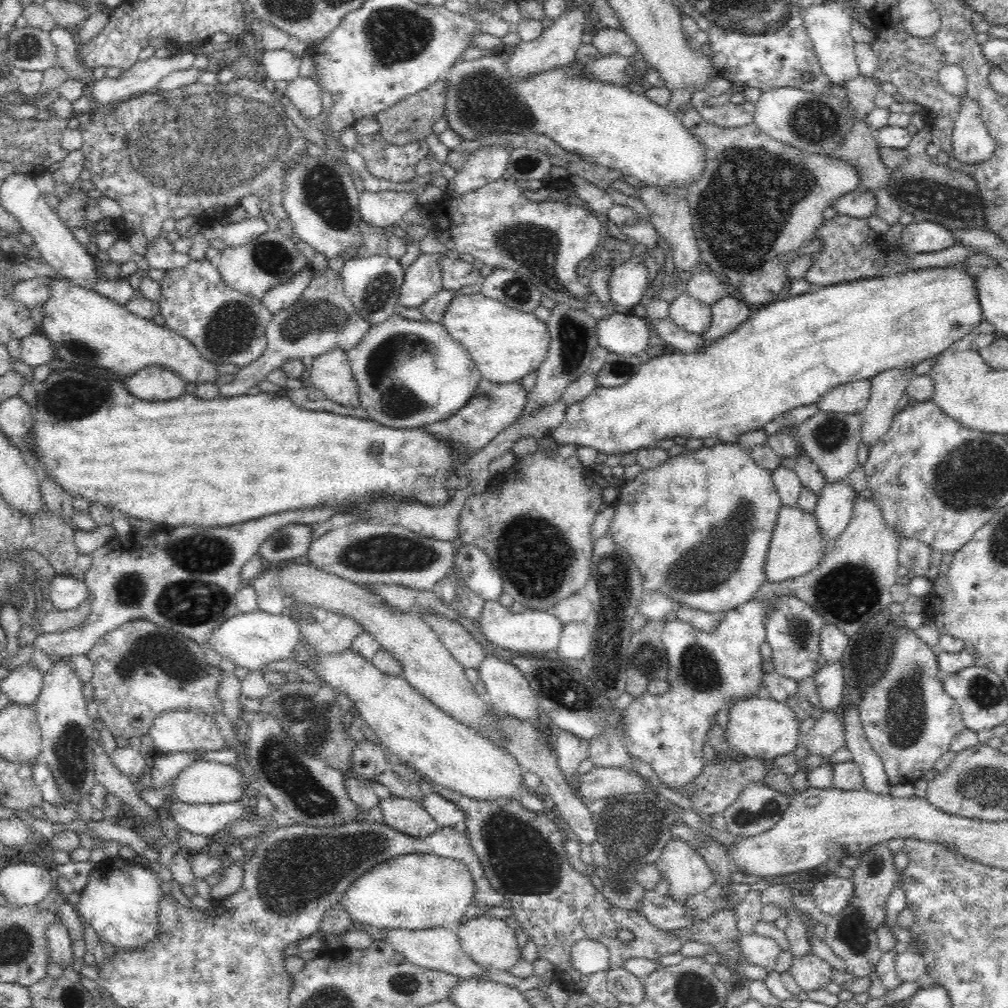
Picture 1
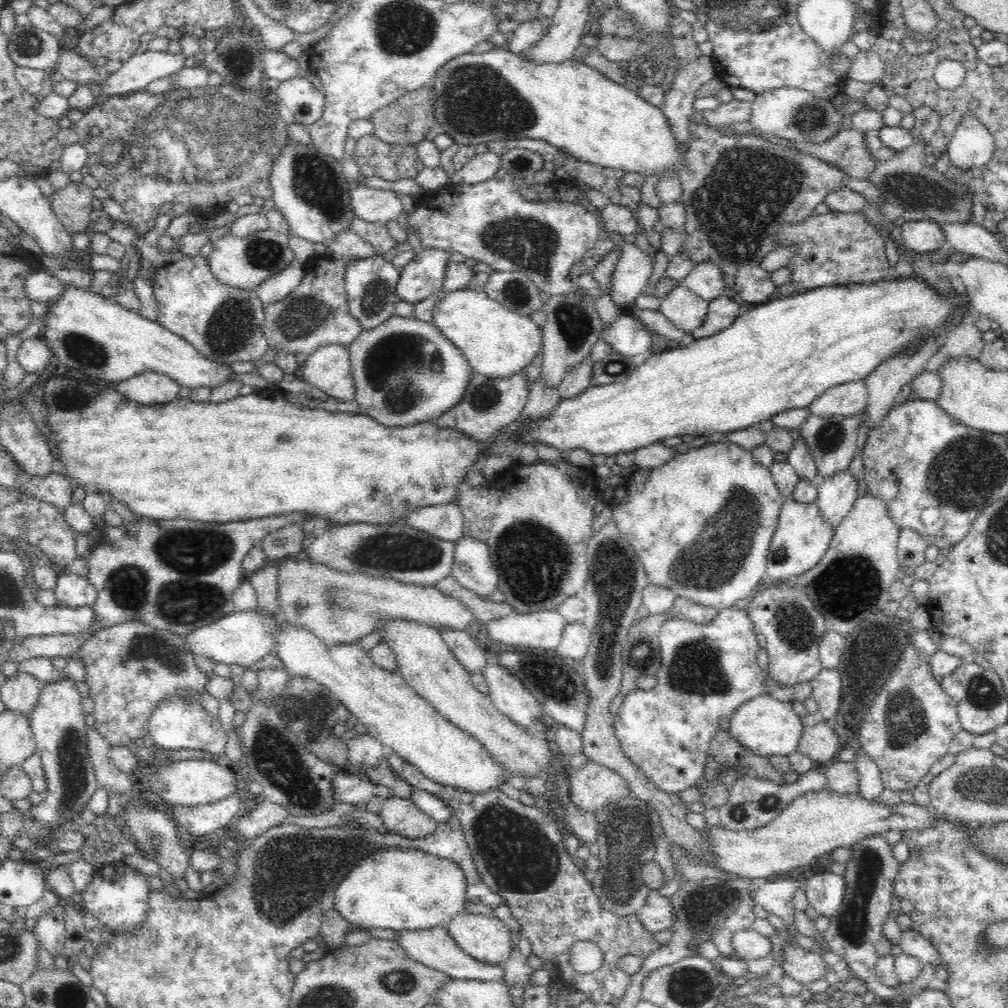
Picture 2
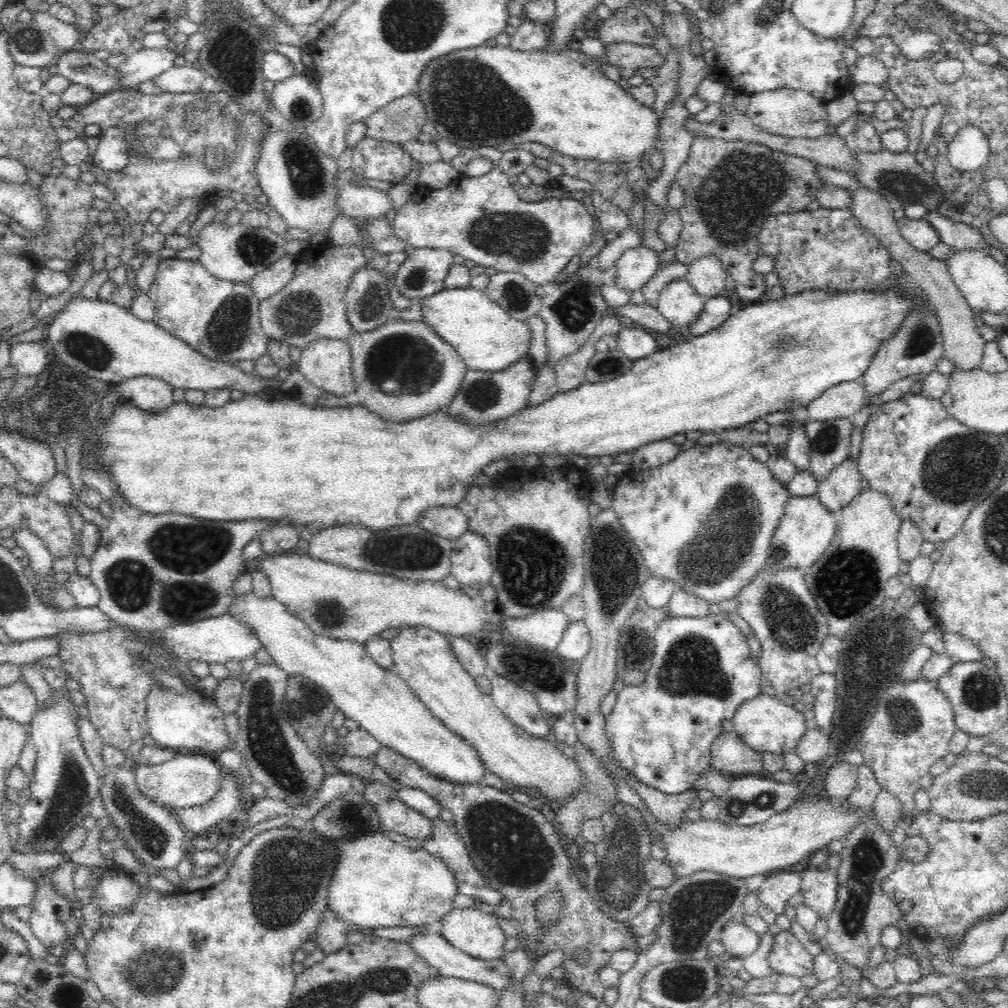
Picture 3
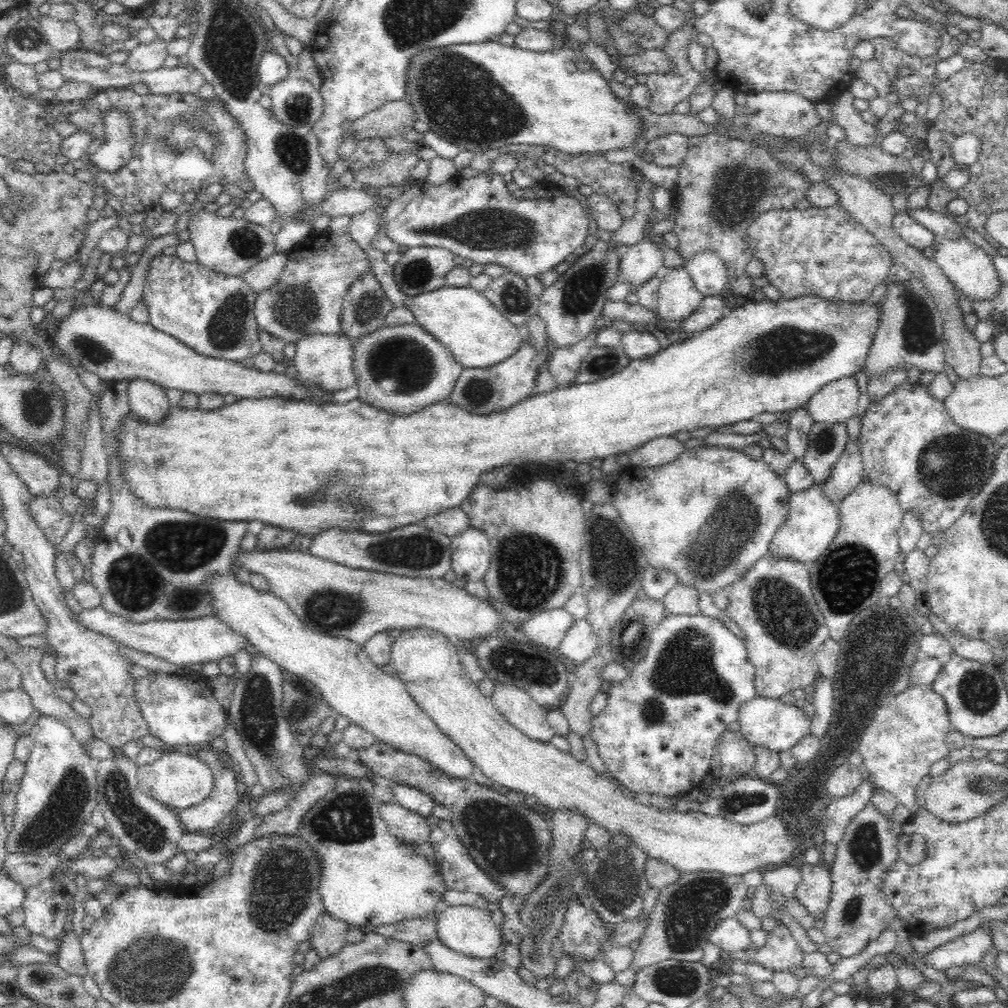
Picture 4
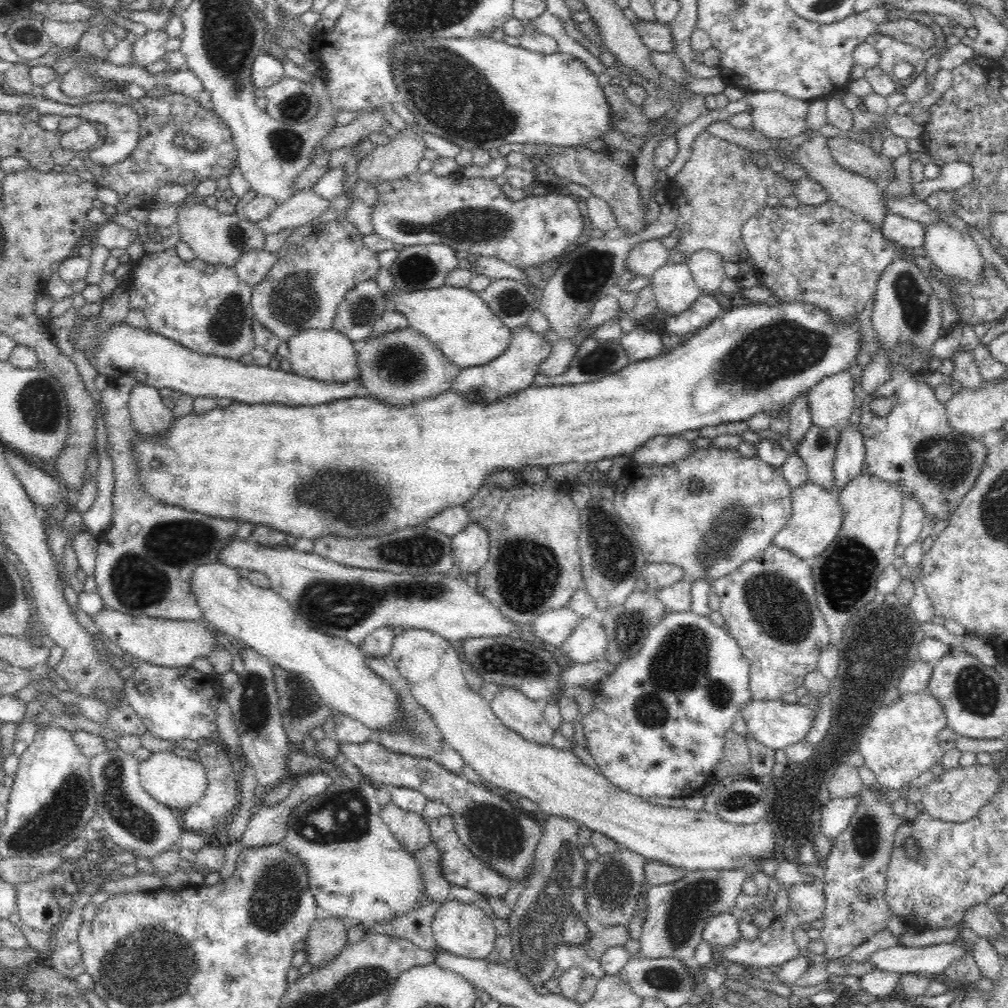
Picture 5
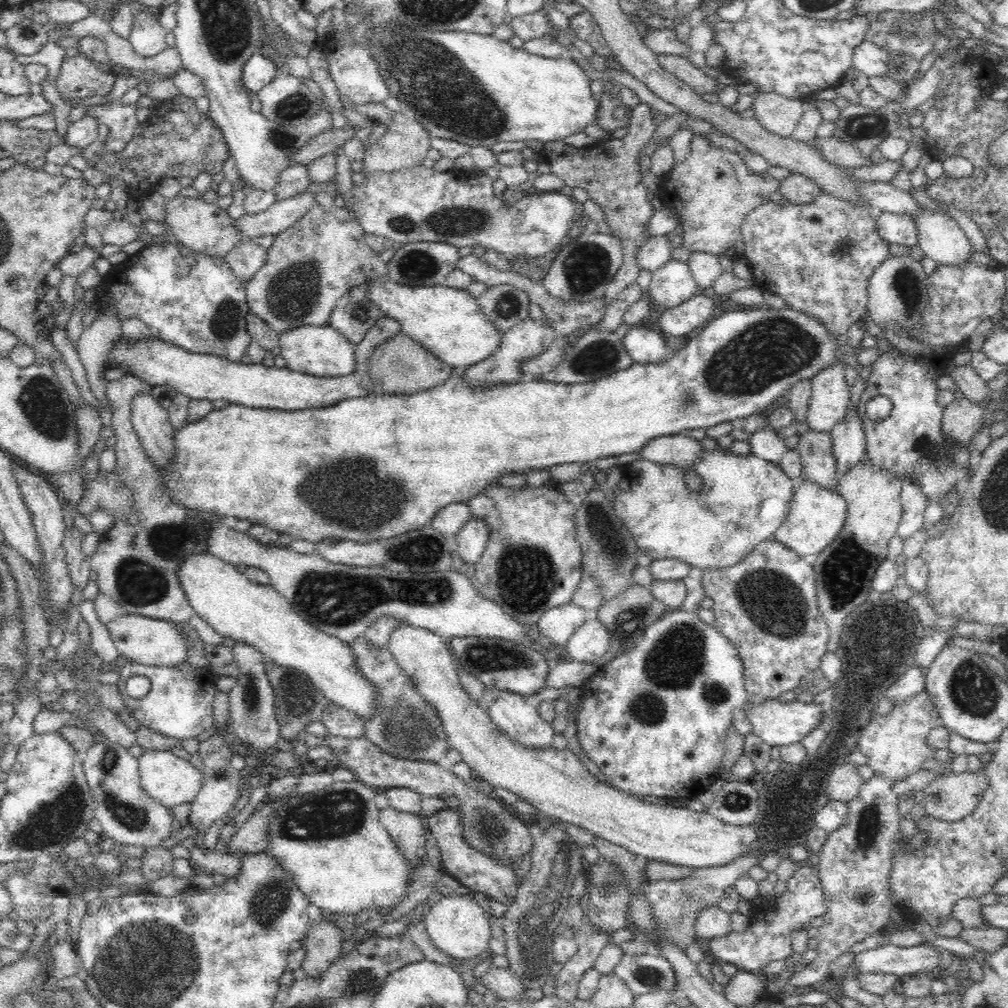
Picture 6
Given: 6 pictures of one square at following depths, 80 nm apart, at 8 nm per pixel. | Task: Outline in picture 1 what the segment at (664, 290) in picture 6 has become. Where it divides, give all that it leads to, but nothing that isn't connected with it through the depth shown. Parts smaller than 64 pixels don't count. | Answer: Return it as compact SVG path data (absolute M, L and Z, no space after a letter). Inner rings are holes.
M688 293L679 294L669 304L670 316L678 328L700 335L711 327L712 309L690 297Z

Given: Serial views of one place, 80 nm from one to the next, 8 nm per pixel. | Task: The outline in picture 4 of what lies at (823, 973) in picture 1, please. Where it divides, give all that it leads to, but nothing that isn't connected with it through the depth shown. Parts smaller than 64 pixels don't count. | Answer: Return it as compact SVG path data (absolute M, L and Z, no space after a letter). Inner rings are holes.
M777 925L768 932L767 943L757 951L750 947L746 952L738 952L735 958L751 958L774 972L790 971L794 974L802 970L804 951L798 946L797 940L784 925Z

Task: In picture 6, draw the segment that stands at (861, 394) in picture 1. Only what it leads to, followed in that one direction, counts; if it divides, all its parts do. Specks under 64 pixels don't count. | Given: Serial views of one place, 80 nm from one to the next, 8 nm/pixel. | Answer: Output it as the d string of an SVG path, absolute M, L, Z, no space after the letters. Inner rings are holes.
M834 365L811 382L811 394L807 412L807 424L818 432L831 431L845 419L852 408L850 386L844 374L846 365Z

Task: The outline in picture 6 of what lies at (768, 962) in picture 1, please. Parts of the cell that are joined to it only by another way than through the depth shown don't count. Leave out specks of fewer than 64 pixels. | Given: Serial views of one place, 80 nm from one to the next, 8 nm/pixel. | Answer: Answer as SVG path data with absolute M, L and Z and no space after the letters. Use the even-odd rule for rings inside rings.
M719 906L703 908L698 915L695 931L698 938L709 941L728 936L732 931L730 913Z

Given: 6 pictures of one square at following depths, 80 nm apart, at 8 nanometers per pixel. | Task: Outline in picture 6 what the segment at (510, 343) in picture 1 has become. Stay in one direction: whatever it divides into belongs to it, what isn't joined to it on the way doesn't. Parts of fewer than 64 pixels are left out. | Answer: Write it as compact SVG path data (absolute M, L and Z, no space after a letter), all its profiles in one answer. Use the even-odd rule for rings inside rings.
M386 278L366 282L371 286L369 299L378 305L385 316L401 322L401 332L425 344L442 362L456 370L481 363L501 347L503 330L487 318L477 298L467 290L436 285L407 287Z

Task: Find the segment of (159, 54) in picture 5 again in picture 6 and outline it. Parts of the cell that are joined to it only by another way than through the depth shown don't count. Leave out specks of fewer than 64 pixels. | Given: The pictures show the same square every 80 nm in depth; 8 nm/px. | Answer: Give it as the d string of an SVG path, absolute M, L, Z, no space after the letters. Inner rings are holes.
M132 4L133 28L129 41L134 52L142 58L152 58L160 54L166 47L167 31L150 17L150 11L140 4Z

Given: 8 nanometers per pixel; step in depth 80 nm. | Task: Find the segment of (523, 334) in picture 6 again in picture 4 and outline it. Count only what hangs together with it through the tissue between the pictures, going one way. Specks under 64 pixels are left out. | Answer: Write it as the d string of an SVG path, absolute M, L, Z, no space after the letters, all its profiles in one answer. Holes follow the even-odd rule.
M526 341L516 354L496 366L464 369L449 401L454 406L476 415L490 415L515 407L534 393L538 370L549 356L548 353L536 353L532 344Z

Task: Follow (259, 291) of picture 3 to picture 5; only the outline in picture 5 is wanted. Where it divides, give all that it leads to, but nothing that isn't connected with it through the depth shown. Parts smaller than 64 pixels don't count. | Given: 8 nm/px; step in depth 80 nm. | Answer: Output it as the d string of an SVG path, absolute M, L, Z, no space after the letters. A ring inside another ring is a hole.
M248 252L240 257L236 263L235 273L240 280L249 284L252 288L258 286L273 270L277 263L278 254L270 252Z

